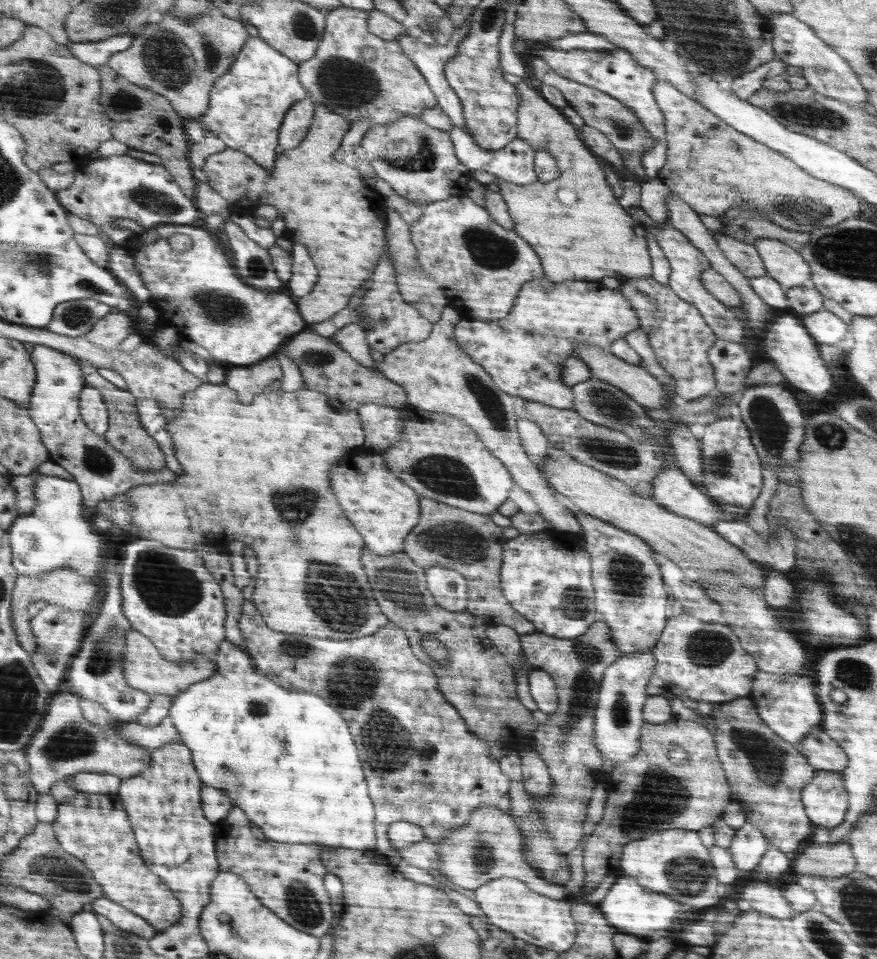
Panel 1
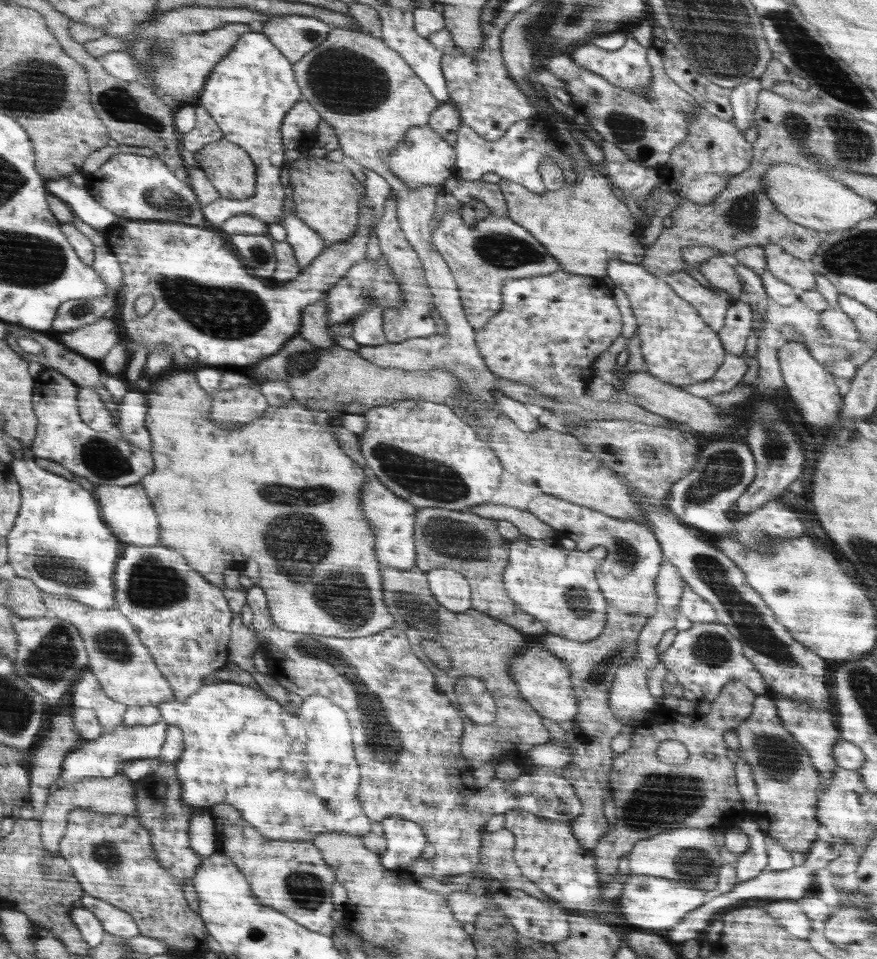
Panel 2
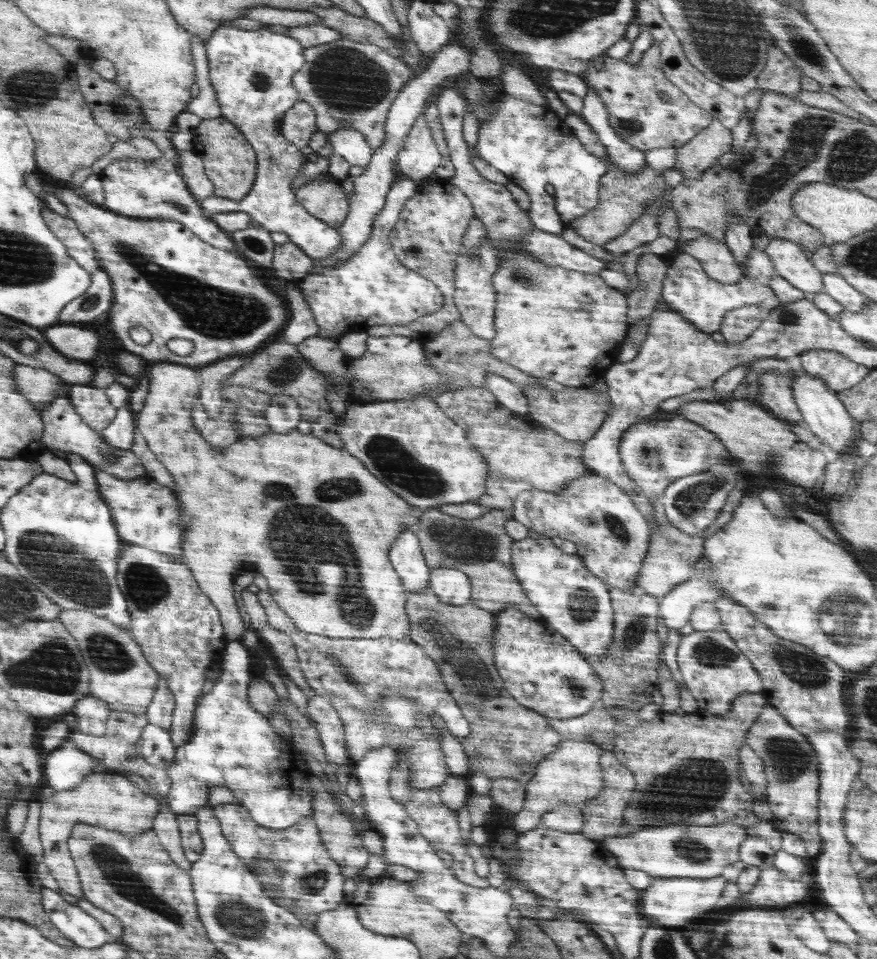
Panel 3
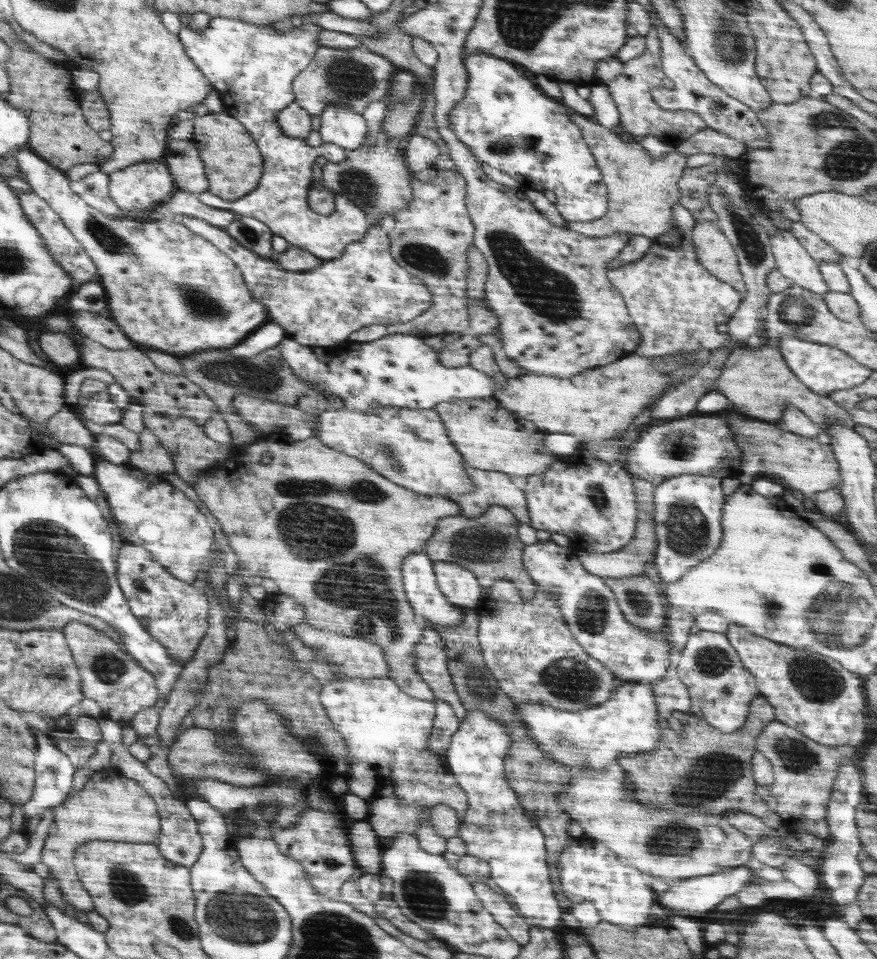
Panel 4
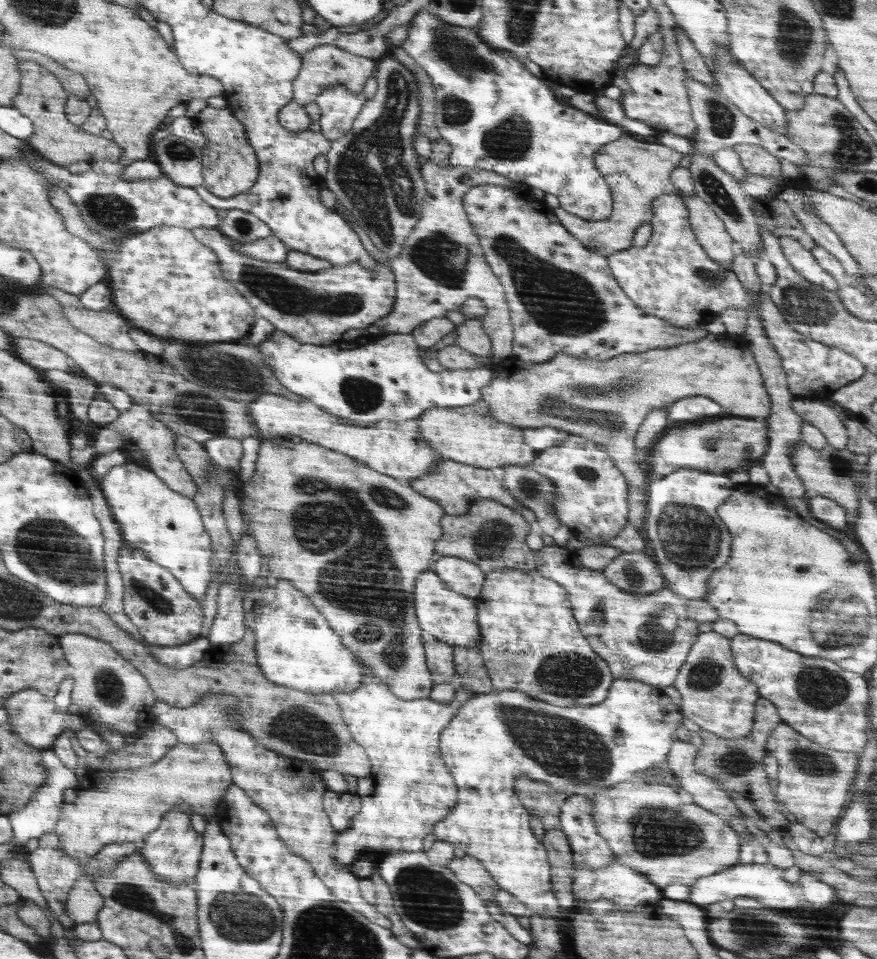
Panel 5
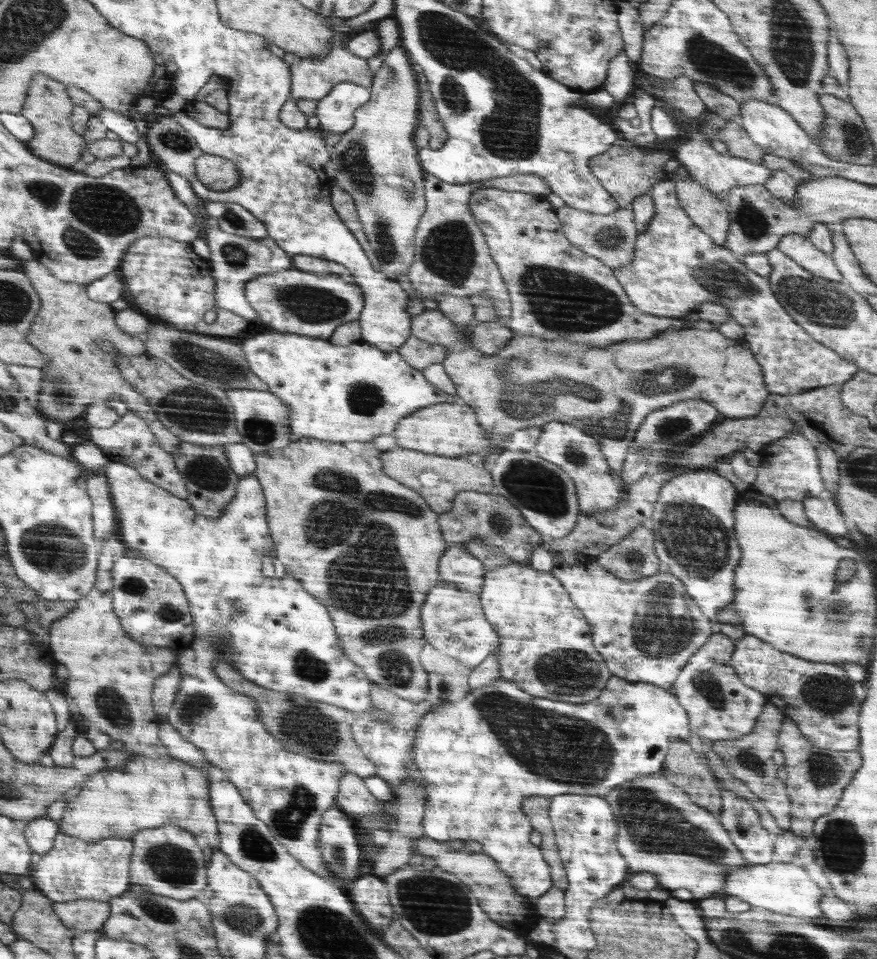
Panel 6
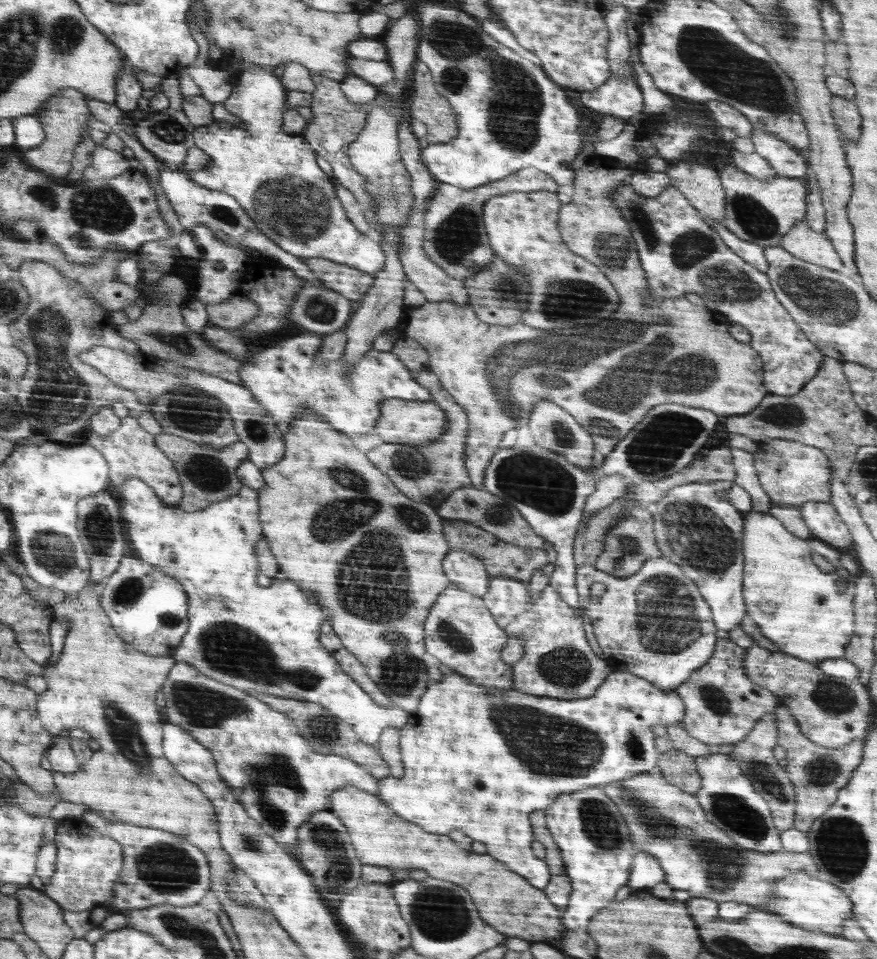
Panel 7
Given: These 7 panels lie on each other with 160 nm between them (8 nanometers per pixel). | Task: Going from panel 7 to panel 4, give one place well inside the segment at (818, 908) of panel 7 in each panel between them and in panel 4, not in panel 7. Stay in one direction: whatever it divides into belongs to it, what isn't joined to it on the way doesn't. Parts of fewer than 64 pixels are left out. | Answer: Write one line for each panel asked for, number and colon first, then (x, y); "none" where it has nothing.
4: (692, 896)
5: (765, 882)
6: (785, 888)

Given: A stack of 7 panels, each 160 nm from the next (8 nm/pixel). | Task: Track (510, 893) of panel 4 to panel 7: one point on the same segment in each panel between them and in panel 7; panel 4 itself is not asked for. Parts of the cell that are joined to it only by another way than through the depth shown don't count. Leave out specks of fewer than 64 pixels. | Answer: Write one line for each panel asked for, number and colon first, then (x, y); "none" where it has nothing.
5: (495, 737)
6: (482, 755)
7: (481, 760)

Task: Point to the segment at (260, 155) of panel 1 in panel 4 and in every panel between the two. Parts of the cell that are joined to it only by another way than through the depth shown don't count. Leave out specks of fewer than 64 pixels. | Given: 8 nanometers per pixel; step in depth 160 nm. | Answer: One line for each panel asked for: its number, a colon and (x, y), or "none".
2: (250, 93)
3: (251, 71)
4: (252, 67)

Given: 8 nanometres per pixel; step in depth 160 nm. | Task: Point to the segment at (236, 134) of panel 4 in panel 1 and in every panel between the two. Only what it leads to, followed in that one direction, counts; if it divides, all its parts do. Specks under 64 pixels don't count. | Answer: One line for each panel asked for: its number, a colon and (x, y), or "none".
1: (326, 205)
2: (231, 170)
3: (230, 162)

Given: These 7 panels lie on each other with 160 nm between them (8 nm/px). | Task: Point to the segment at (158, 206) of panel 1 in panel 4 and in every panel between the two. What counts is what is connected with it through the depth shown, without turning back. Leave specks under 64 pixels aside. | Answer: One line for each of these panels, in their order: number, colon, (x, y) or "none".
2: (135, 187)
3: (134, 187)
4: (366, 286)

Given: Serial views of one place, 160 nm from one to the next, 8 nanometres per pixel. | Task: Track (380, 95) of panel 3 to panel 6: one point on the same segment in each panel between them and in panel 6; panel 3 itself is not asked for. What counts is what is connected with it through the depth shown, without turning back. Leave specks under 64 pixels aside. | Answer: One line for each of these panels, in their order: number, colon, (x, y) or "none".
4: (351, 78)
5: (326, 66)
6: (313, 78)

